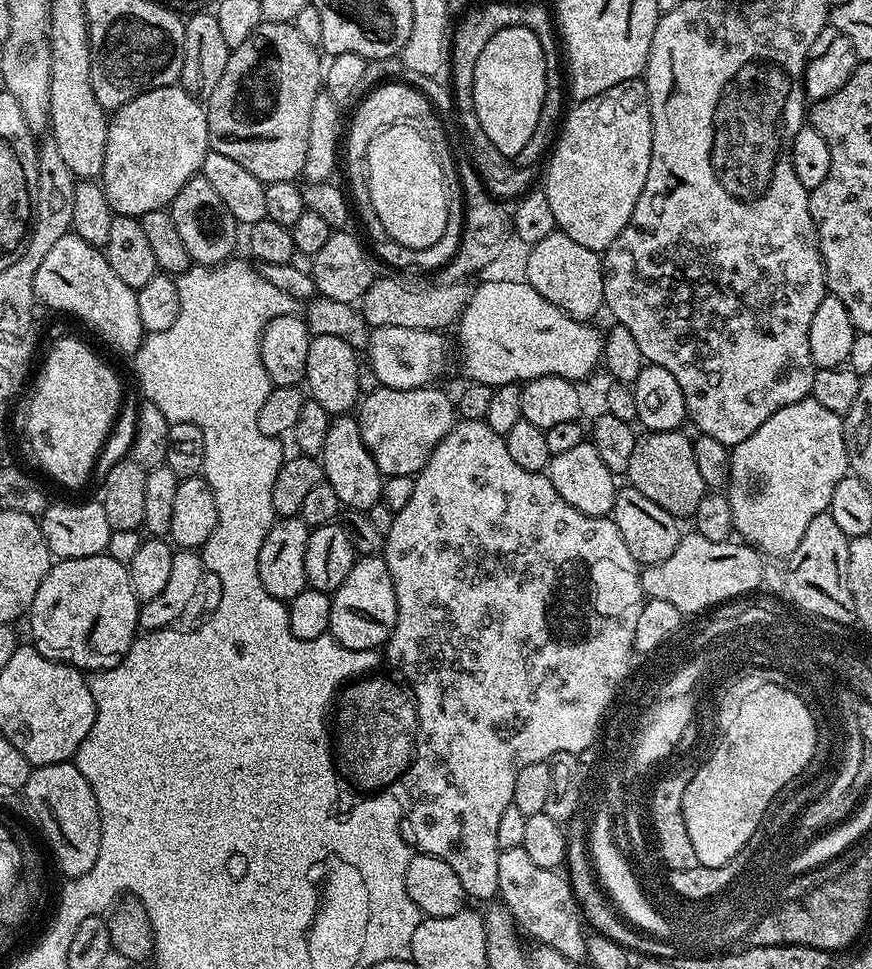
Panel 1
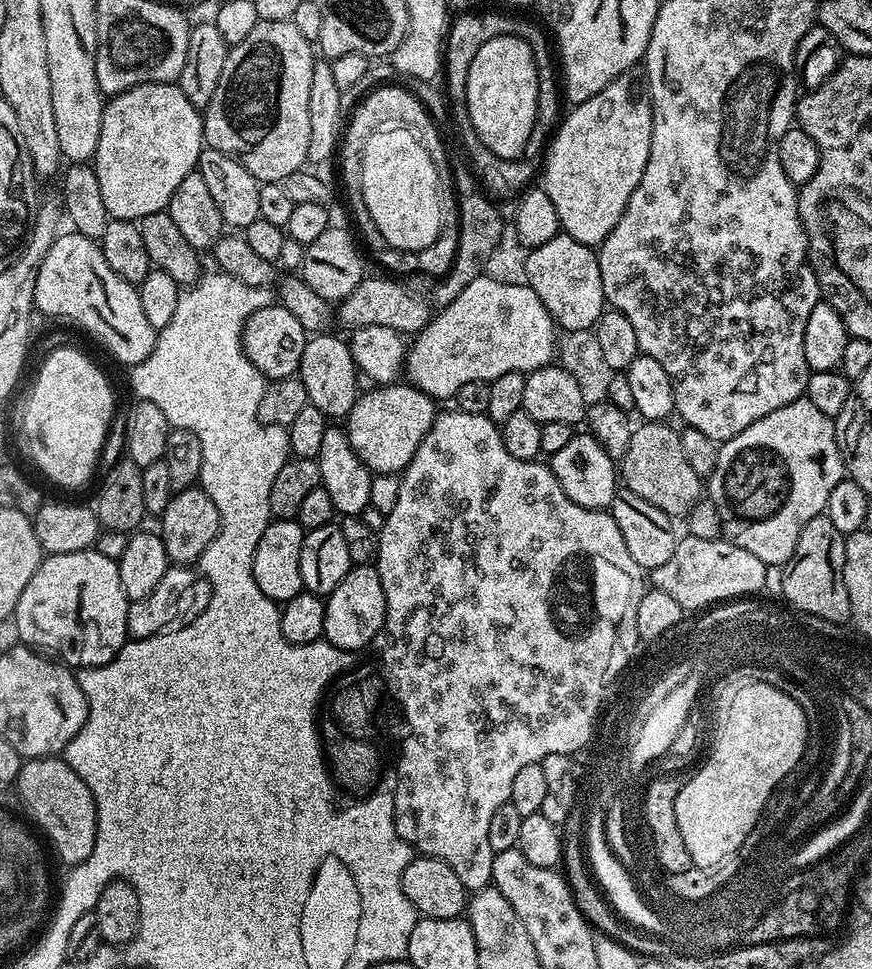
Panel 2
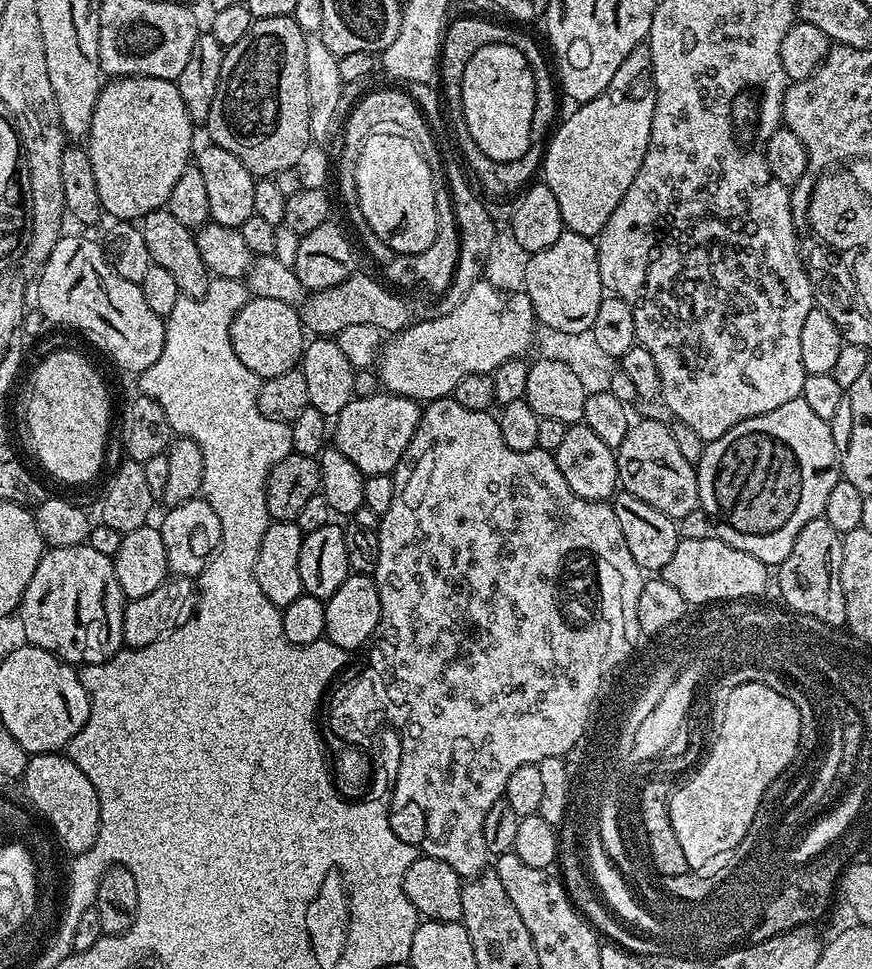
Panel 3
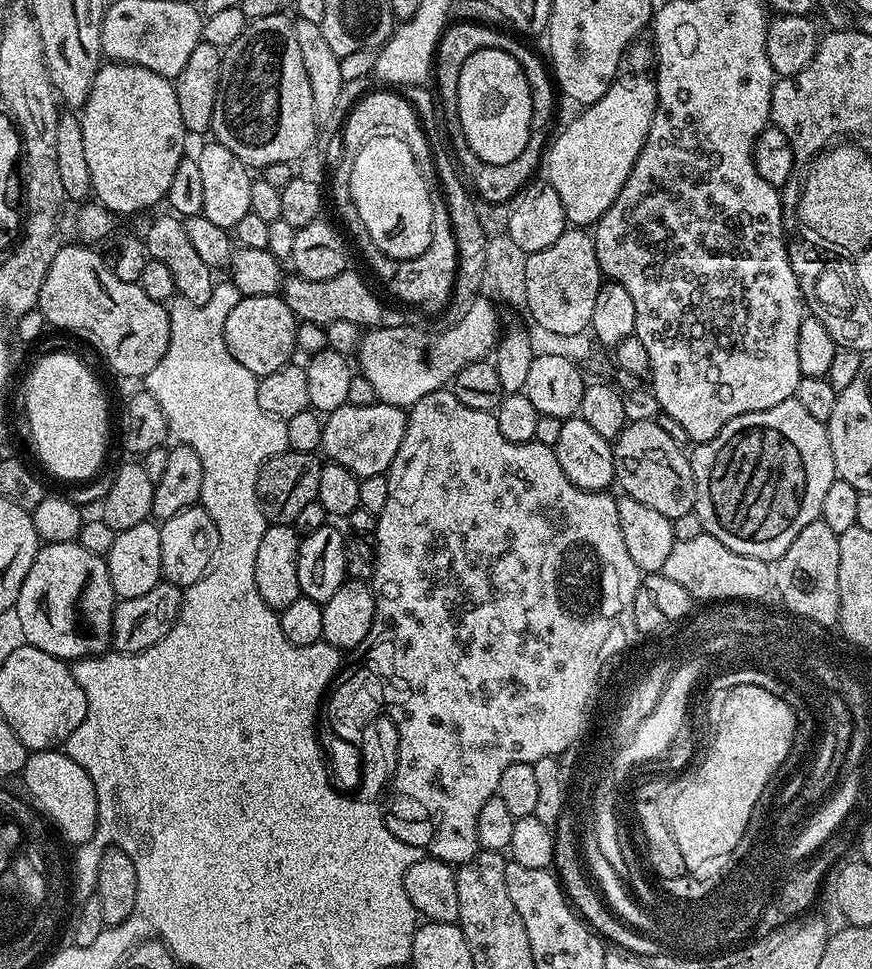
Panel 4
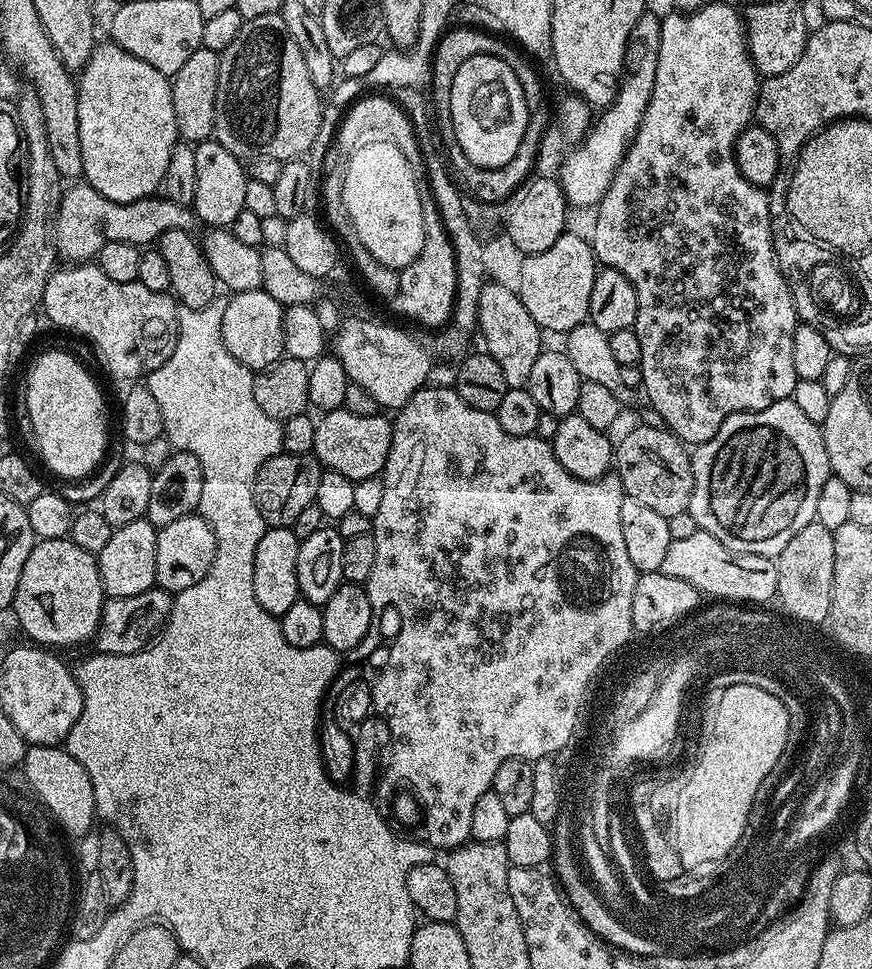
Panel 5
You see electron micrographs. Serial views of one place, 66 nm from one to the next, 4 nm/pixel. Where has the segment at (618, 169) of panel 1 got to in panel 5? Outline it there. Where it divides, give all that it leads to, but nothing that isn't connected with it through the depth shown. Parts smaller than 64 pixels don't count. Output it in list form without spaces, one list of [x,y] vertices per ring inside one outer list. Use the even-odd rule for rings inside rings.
[[[646,10],[634,22],[624,55],[624,74],[620,78],[620,89],[614,102],[595,117],[594,123],[584,133],[578,146],[560,164],[558,179],[569,205],[573,209],[599,205],[606,194],[626,150],[632,144],[634,134],[646,114],[650,94],[654,94],[654,78],[658,78],[658,46],[662,42],[661,17]]]

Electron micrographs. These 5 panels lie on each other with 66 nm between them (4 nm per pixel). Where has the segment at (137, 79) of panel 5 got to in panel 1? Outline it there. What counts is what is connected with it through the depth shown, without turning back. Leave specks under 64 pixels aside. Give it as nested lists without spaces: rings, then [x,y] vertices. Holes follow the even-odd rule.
[[[155,88],[138,94],[138,98],[115,109],[108,121],[106,162],[102,173],[102,187],[113,213],[117,216],[139,218],[150,210],[167,209],[178,190],[182,190],[188,179],[203,169],[204,156],[209,150],[208,114],[205,105],[185,88]]]

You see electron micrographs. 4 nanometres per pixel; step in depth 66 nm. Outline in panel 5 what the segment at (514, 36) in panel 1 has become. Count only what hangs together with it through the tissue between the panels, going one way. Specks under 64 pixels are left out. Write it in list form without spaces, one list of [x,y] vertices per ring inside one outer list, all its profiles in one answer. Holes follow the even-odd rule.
[[[490,54],[472,56],[454,74],[454,86],[450,86],[450,114],[452,115],[451,139],[456,139],[460,152],[469,160],[473,169],[504,167],[522,146],[523,134],[528,125],[528,103],[522,90],[522,82],[506,66],[506,62]]]

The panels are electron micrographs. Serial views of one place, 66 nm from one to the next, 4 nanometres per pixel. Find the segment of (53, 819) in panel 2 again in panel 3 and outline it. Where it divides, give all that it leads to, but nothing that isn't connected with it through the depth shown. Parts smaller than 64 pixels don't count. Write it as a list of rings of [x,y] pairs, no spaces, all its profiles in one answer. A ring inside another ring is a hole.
[[[42,752],[28,757],[28,765],[22,777],[28,800],[45,816],[46,824],[60,832],[65,843],[65,853],[79,854],[90,850],[100,833],[100,803],[90,778],[78,770],[73,760],[60,752]]]

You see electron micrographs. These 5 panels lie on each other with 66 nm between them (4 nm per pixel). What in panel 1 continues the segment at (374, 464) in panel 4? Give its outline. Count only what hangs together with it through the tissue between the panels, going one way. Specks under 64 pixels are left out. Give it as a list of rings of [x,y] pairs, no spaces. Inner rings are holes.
[[[437,386],[416,389],[378,387],[358,404],[362,442],[374,458],[380,475],[415,477],[426,466],[432,451],[446,438],[454,423],[454,400]]]

